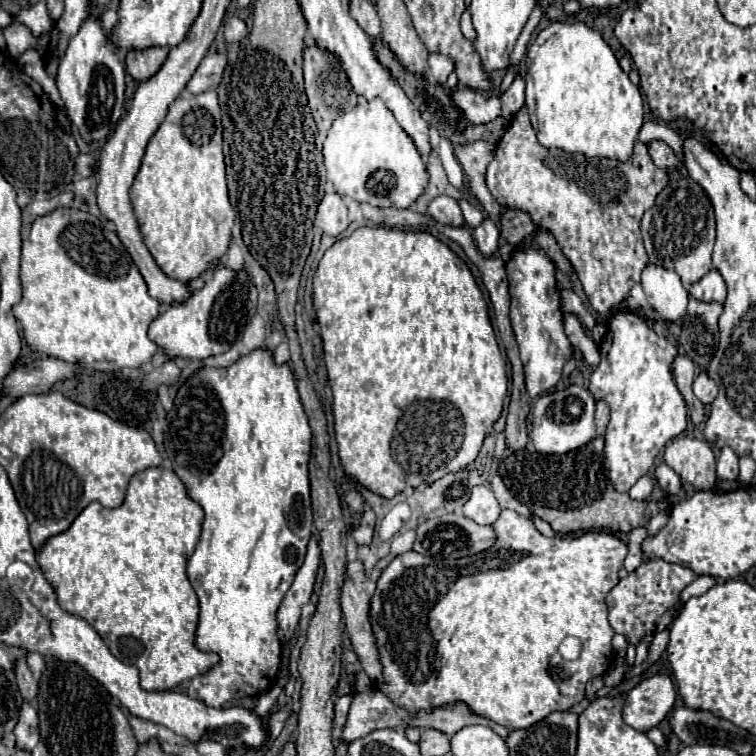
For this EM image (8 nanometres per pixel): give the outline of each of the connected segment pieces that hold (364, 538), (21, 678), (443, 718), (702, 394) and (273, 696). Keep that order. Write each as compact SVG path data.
M364 508L362 516L360 516L360 522L358 526L350 526L350 536L356 540L356 544L370 544L372 542L372 534L374 534L374 512L372 508Z
M24 652L24 658L16 662L16 680L18 680L18 688L20 688L22 698L24 698L26 702L36 700L38 684L36 684L36 680L32 678L32 672L28 670L28 664L26 664L26 652Z
M452 704L452 706L446 706L446 708L438 708L434 712L418 712L418 716L414 720L414 726L418 726L418 728L436 728L436 730L448 734L448 736L456 734L460 728L464 728L468 724L490 726L502 738L506 738L506 734L510 734L508 728L504 728L504 726L500 726L496 722L490 722L486 718L474 716L468 710L466 704Z
M702 372L694 378L694 394L702 404L712 404L718 394L718 386Z
M275 685L269 690L263 692L256 706L252 709L252 712L261 718L267 717L274 704L277 702L277 699L282 691L282 688L279 685Z

